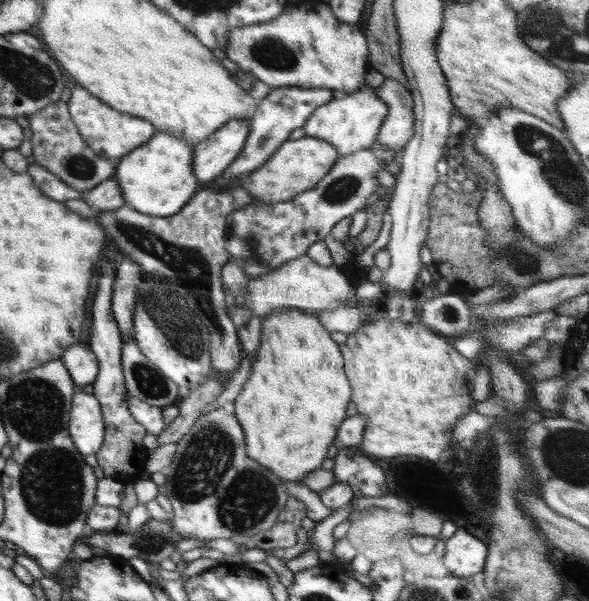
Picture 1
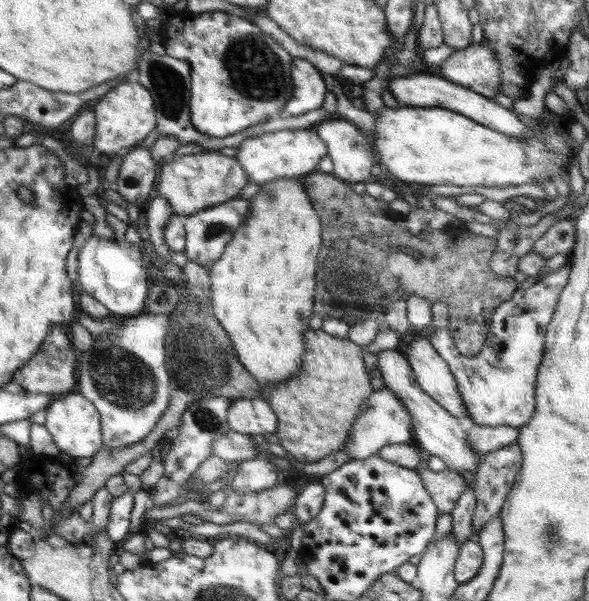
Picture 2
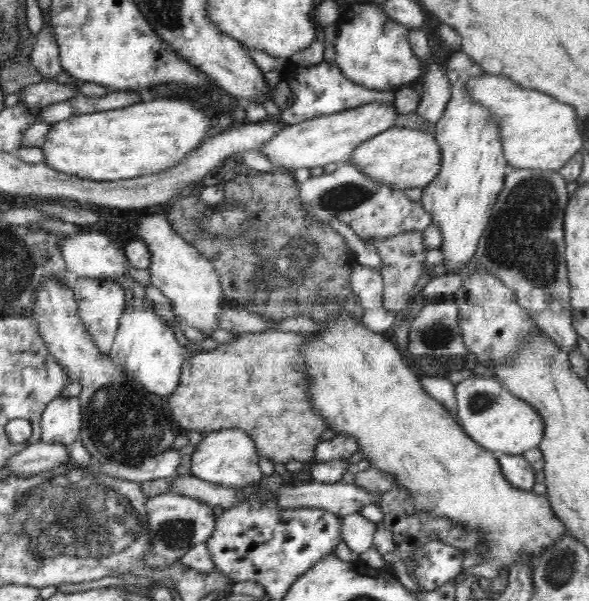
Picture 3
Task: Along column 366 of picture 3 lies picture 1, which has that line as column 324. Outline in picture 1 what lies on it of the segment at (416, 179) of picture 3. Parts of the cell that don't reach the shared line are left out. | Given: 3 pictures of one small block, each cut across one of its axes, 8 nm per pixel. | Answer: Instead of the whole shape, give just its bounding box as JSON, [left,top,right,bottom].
[243,136,338,204]

